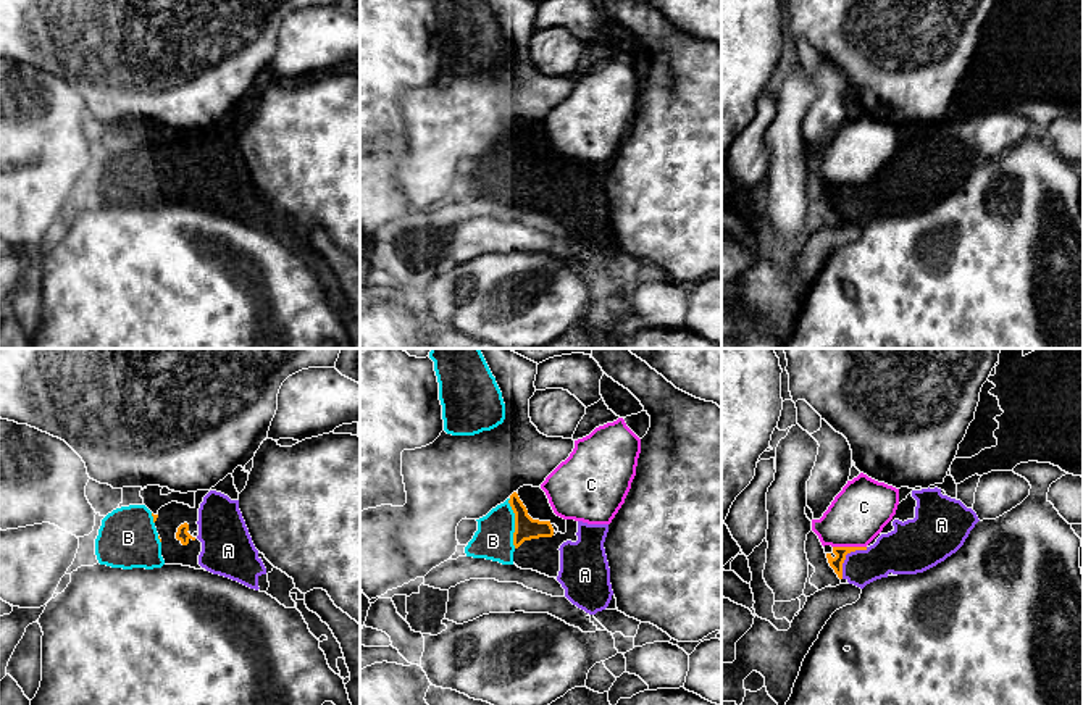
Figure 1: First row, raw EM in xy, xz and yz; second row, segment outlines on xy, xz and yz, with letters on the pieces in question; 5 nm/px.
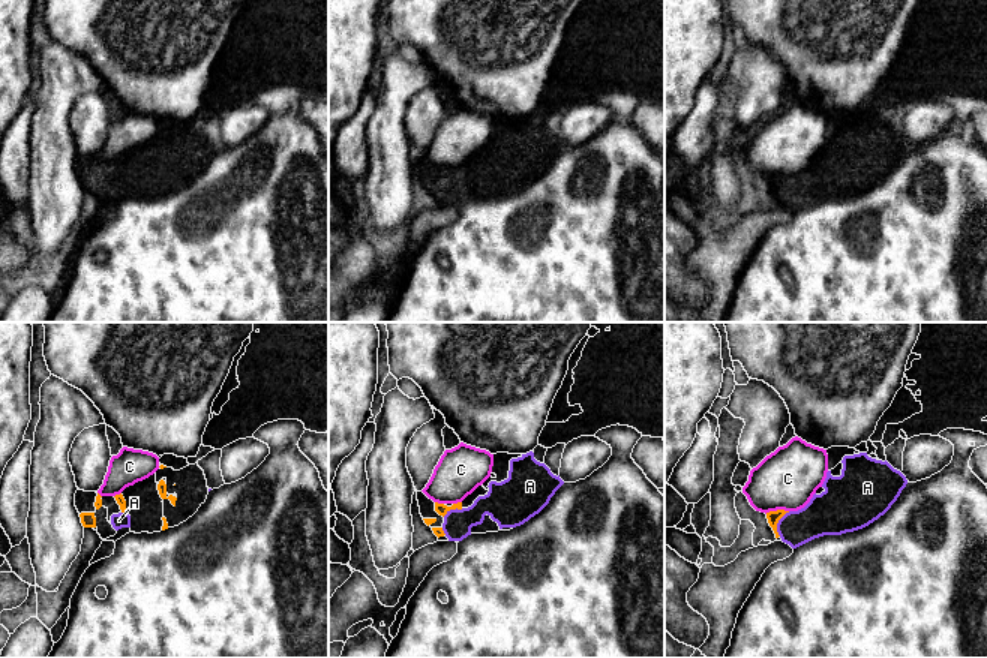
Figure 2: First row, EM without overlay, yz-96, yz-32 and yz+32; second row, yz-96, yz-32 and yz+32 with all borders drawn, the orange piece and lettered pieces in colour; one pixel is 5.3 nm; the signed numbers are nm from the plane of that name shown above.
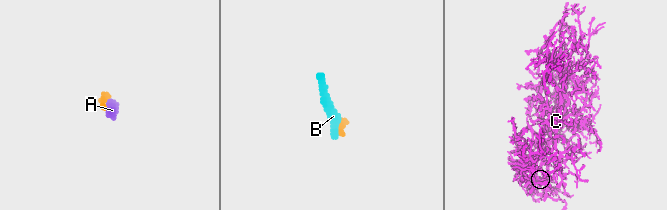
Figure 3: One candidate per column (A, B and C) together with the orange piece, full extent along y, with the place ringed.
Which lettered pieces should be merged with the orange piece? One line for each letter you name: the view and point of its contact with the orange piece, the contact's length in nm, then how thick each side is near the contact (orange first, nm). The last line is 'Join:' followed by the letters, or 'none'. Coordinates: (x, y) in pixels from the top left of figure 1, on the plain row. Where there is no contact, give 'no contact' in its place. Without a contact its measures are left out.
A: contact yz (844, 196); length 200 nm; calibres 60 and 200 nm
B: contact xz (515, 162); length 260 nm; calibres 120 and 190 nm
Join: A, B

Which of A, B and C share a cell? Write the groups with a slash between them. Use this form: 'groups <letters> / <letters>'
groups A B / C

